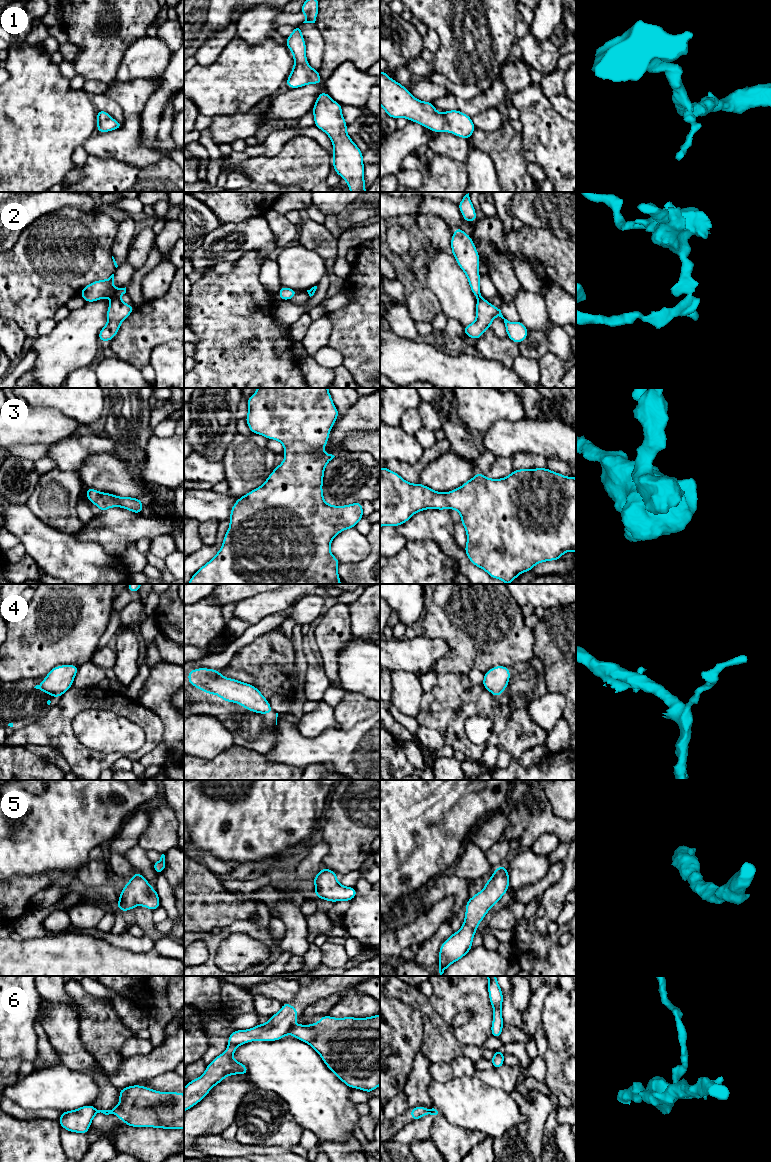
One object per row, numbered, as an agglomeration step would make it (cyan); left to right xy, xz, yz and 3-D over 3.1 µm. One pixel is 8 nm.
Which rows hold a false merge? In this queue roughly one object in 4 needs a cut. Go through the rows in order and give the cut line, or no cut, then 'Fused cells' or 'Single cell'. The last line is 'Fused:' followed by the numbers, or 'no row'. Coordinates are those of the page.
1: No split. Single cell
2: Split along xy (118, 297), (111, 299). Fused cells
3: No split. Single cell
4: No split. Single cell
5: No split. Single cell
6: Split along xz (292, 1025), (289, 1032). Fused cells
Fused: 2, 6

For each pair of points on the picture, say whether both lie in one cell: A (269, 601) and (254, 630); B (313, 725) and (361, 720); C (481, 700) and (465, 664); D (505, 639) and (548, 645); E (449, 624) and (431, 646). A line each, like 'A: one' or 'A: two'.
A: two
B: two
C: two
D: two
E: two

